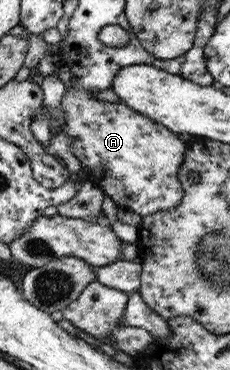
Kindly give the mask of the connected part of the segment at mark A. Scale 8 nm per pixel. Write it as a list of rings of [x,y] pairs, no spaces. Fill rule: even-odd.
[[[75,86],[66,90],[62,100],[61,108],[66,113],[66,119],[59,122],[59,128],[65,130],[71,138],[74,155],[80,160],[81,166],[89,170],[87,177],[96,180],[96,185],[116,202],[118,208],[134,211],[144,218],[154,213],[176,209],[181,204],[184,200],[184,187],[178,174],[184,164],[187,142],[182,142],[169,127],[155,123],[124,103],[96,100],[90,91],[84,88]]]

